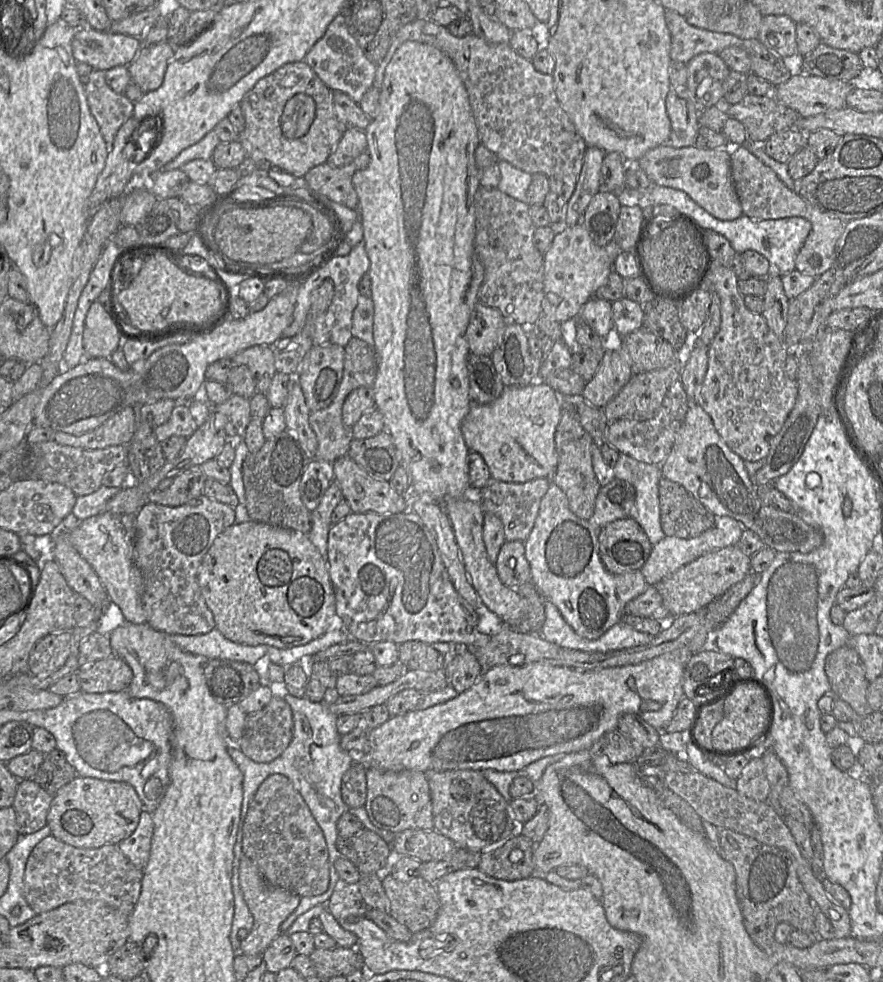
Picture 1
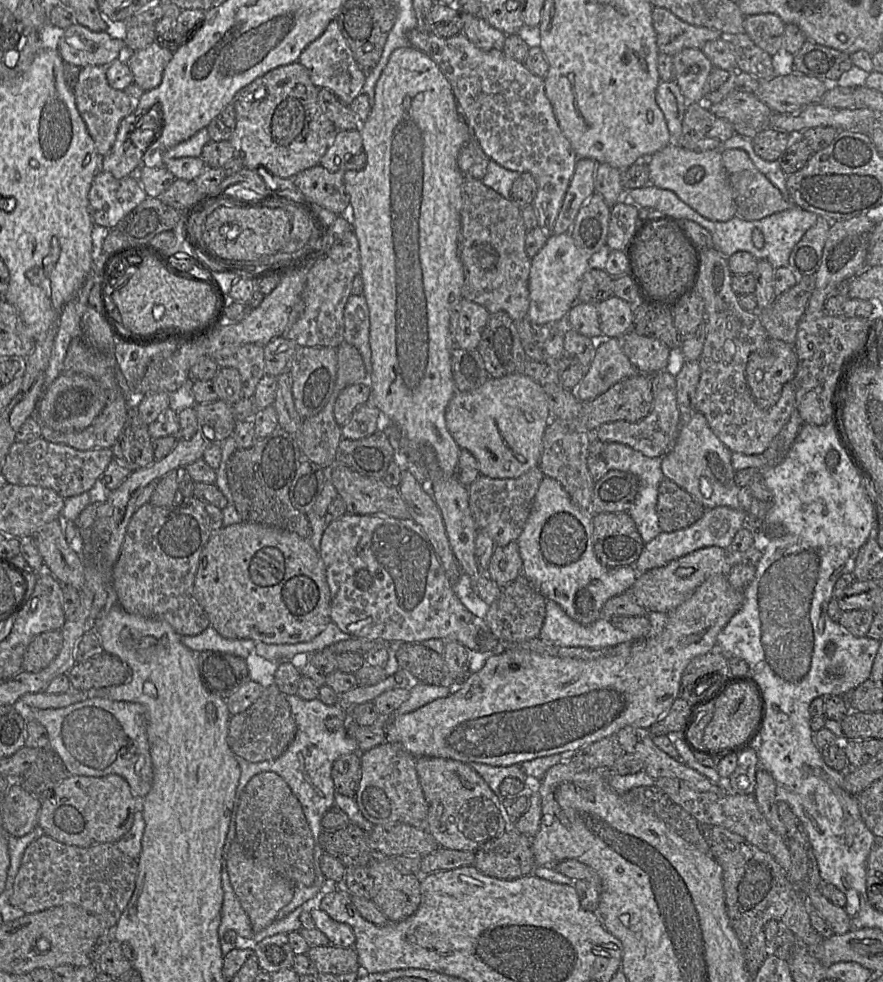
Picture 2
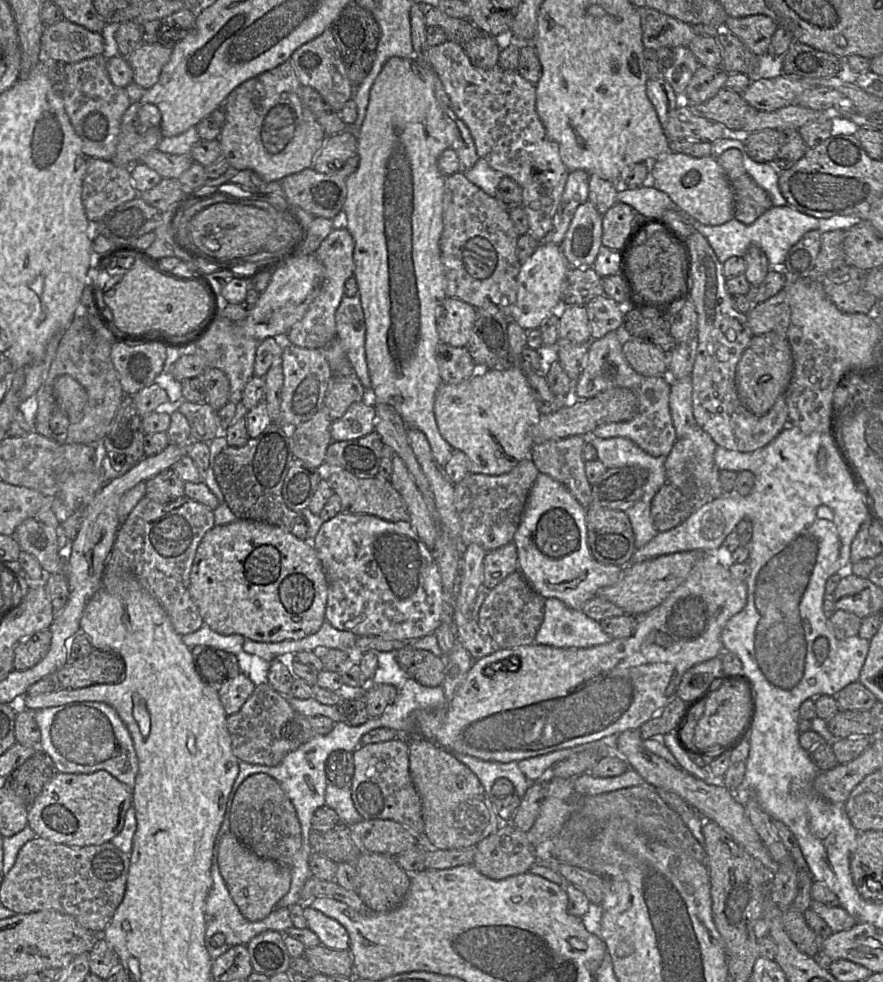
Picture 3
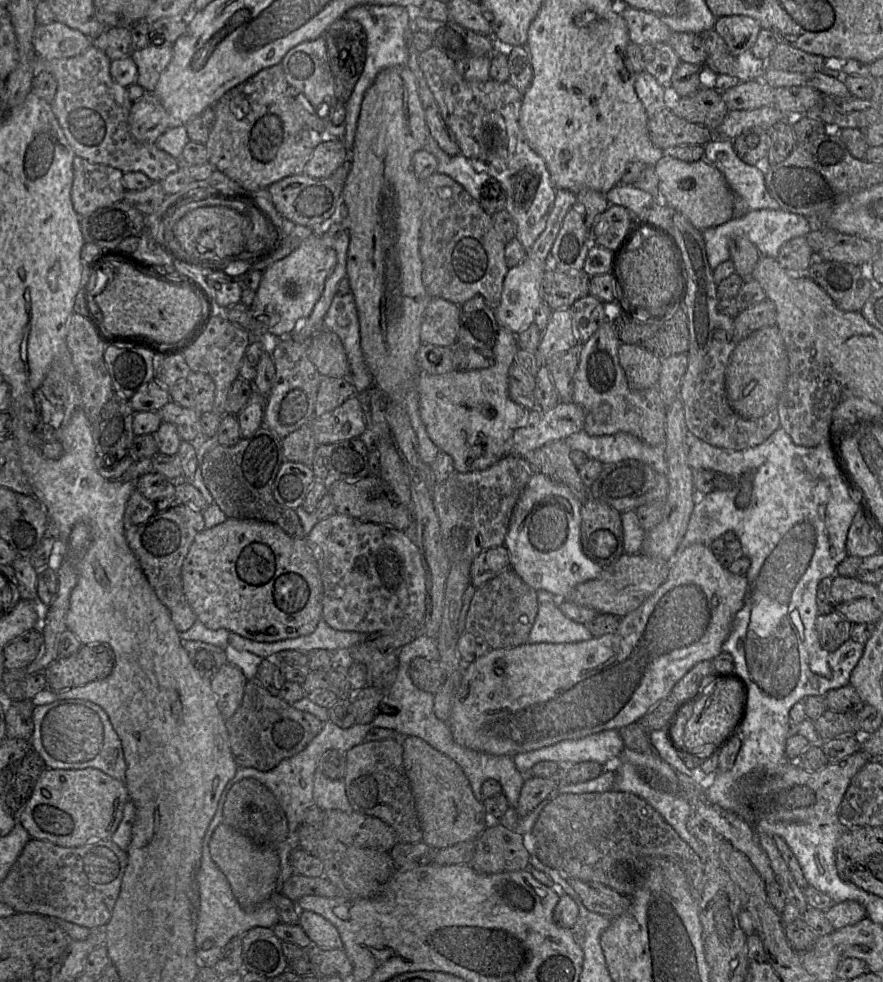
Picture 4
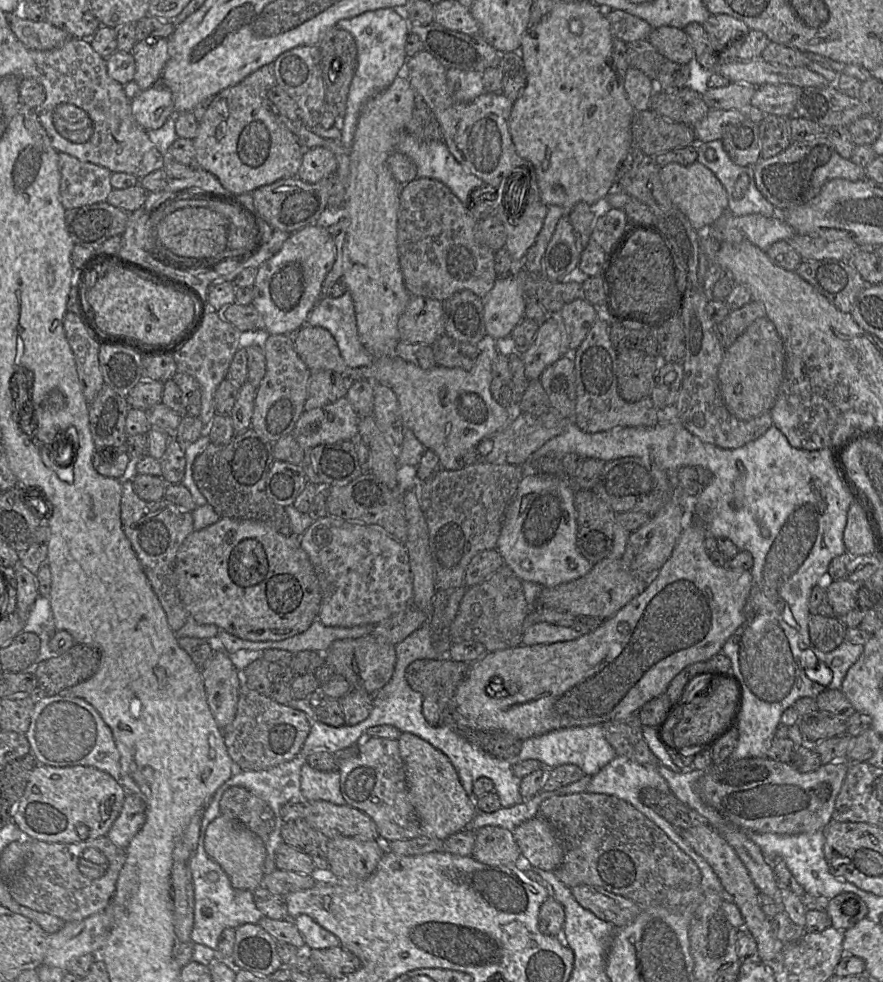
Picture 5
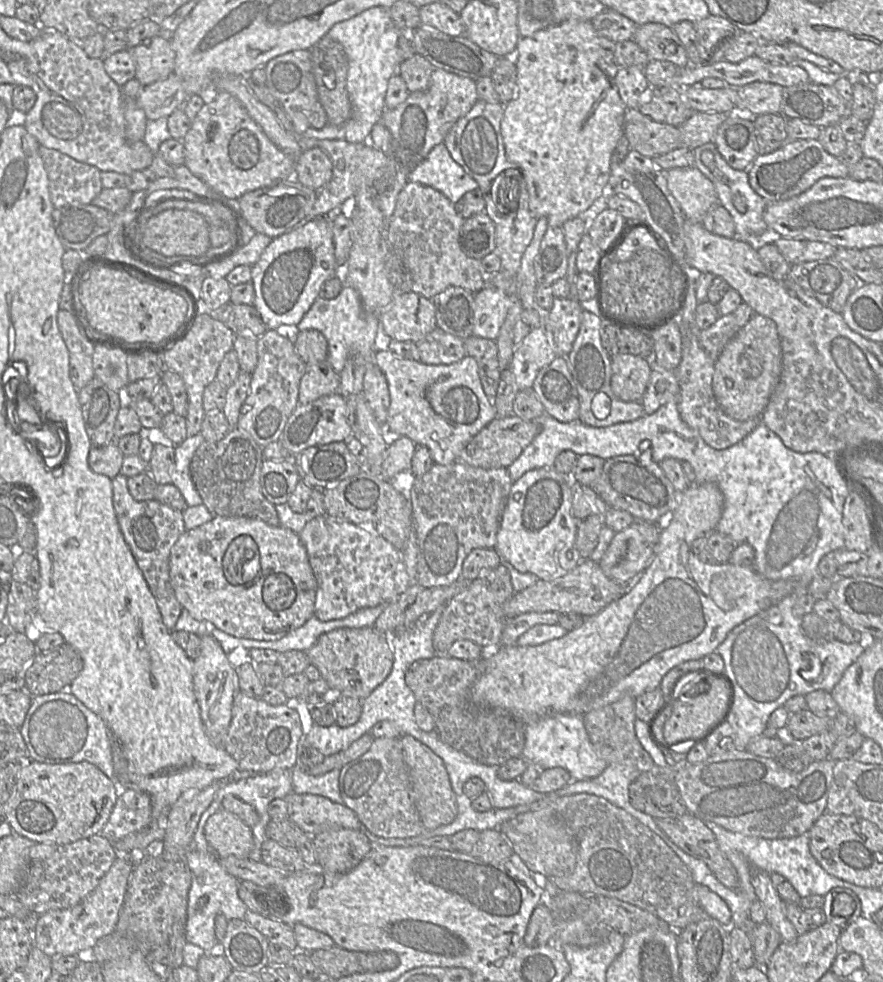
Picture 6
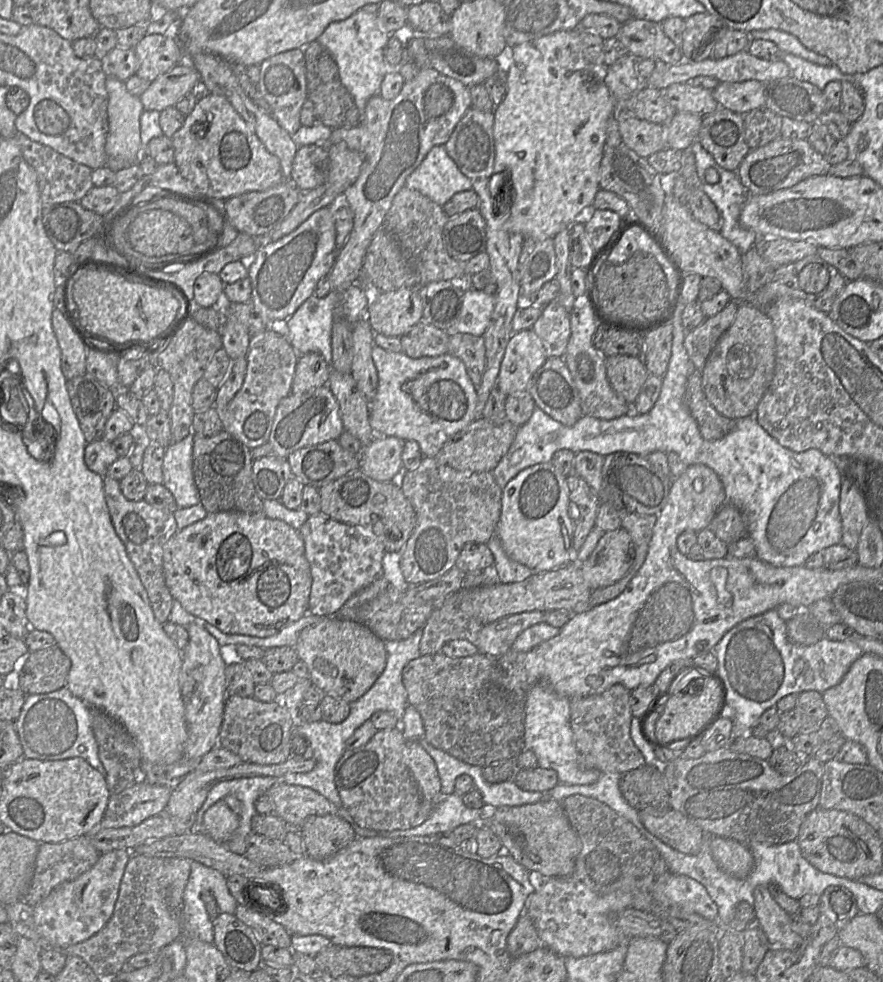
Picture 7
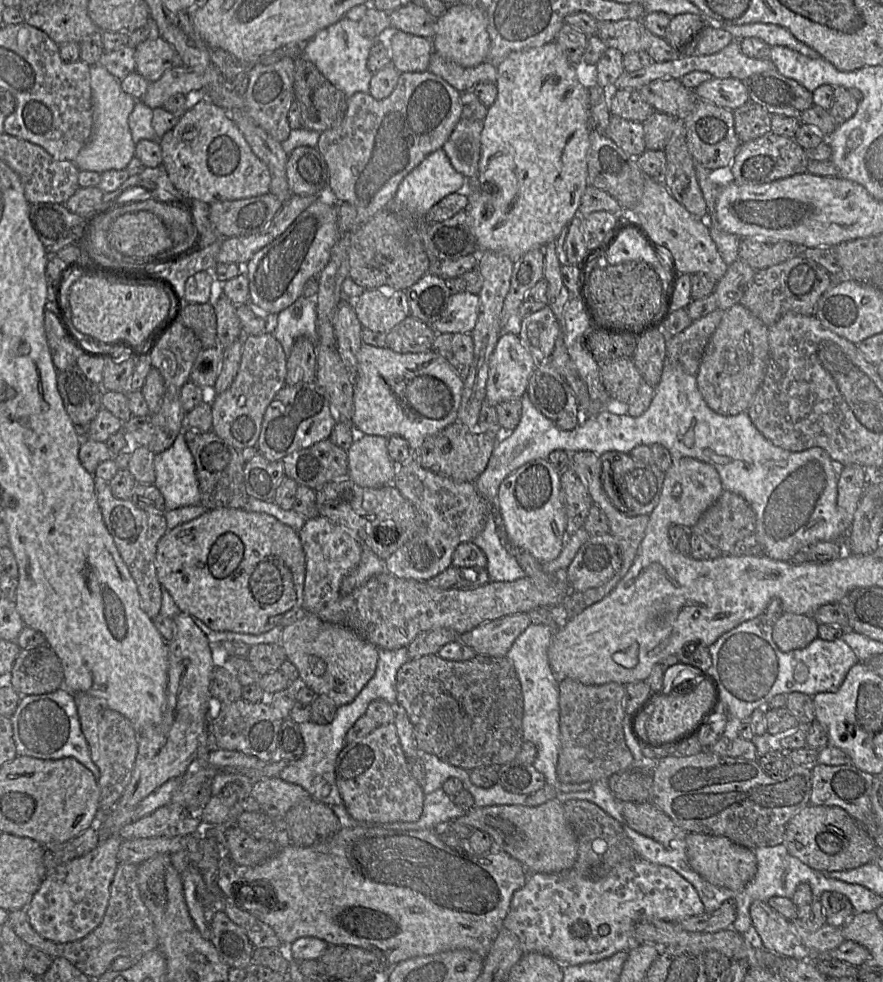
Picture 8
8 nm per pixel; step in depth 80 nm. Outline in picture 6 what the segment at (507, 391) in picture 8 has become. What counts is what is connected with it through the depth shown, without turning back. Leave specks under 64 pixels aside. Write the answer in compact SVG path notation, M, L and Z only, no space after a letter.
M541 326L532 330L514 347L509 364L518 389L532 387L540 369L550 364L557 356L553 340L545 328Z

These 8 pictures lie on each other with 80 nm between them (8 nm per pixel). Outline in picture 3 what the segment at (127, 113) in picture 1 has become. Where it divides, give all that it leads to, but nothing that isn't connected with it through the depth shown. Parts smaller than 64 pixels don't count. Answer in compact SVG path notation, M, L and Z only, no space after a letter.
M104 54L65 64L65 74L66 85L60 95L70 122L82 141L84 154L111 161L116 152L122 117L132 103L125 88L111 82Z

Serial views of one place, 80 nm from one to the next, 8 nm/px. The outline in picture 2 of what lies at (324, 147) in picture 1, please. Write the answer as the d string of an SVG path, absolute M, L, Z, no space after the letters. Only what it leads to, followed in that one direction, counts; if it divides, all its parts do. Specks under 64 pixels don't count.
M297 61L269 71L235 95L232 105L235 108L236 126L229 142L236 155L242 158L245 168L265 168L272 175L286 179L319 164L338 132L324 113L318 97L319 88L312 83L308 70Z

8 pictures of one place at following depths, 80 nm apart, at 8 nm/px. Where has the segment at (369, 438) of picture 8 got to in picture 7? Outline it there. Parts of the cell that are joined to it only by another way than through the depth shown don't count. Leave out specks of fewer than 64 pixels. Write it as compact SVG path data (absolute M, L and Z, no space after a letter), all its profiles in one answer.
M377 436L372 443L362 448L359 470L376 481L391 482L402 469L404 443L400 438Z

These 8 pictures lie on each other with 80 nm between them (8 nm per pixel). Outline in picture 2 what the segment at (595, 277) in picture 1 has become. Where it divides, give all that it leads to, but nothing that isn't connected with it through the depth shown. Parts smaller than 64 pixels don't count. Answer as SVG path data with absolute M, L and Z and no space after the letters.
M570 233L550 234L544 247L531 258L530 305L526 319L535 327L540 327L566 318L571 307L578 302L581 280L589 269L588 260L580 253Z

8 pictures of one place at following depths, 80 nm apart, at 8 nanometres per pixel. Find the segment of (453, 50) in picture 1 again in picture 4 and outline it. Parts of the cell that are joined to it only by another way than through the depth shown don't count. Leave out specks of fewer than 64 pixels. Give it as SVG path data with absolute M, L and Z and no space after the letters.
M430 47L420 54L419 66L438 105L440 115L459 147L460 154L472 161L476 171L488 174L499 182L500 187L504 184L507 197L514 195L515 207L519 210L517 219L512 217L516 223L516 239L526 251L530 251L546 228L557 190L552 183L545 161L530 148L521 131L519 115L523 93L508 81L497 82L489 79L485 82L477 82L466 80L457 71L456 62L436 47Z

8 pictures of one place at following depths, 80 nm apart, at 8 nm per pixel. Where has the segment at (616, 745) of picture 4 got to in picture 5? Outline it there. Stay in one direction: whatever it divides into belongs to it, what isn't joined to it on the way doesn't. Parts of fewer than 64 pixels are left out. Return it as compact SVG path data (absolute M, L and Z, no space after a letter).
M602 725L562 728L523 740L514 763L537 760L549 769L565 765L577 765L585 775L593 776L616 757L616 752L605 738Z

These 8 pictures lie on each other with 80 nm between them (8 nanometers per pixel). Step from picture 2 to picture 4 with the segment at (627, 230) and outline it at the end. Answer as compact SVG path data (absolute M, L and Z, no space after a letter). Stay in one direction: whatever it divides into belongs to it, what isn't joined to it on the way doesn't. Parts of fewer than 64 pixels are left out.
M610 205L595 221L592 234L597 245L612 251L623 237L633 215L623 206Z

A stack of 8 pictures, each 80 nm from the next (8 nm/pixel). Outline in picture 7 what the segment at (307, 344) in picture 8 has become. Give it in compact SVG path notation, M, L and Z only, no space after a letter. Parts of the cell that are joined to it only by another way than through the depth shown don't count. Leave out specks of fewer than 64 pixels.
M317 353L298 357L291 393L299 394L328 383L331 365Z

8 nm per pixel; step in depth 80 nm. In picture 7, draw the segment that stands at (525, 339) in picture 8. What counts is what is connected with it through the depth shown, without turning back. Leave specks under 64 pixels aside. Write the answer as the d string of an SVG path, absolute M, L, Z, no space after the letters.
M551 301L531 329L541 340L548 358L564 357L571 334L570 311Z

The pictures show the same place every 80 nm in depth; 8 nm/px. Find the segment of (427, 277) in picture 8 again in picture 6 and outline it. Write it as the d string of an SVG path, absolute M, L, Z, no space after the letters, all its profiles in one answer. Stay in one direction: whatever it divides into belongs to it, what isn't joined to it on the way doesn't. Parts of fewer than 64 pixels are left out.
M451 286L429 300L435 306L436 328L462 340L474 336L474 294Z

